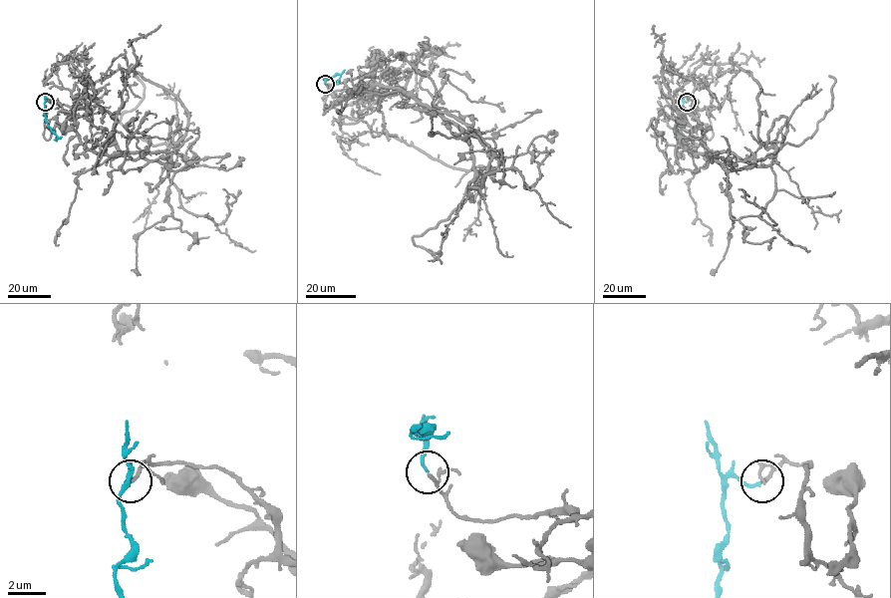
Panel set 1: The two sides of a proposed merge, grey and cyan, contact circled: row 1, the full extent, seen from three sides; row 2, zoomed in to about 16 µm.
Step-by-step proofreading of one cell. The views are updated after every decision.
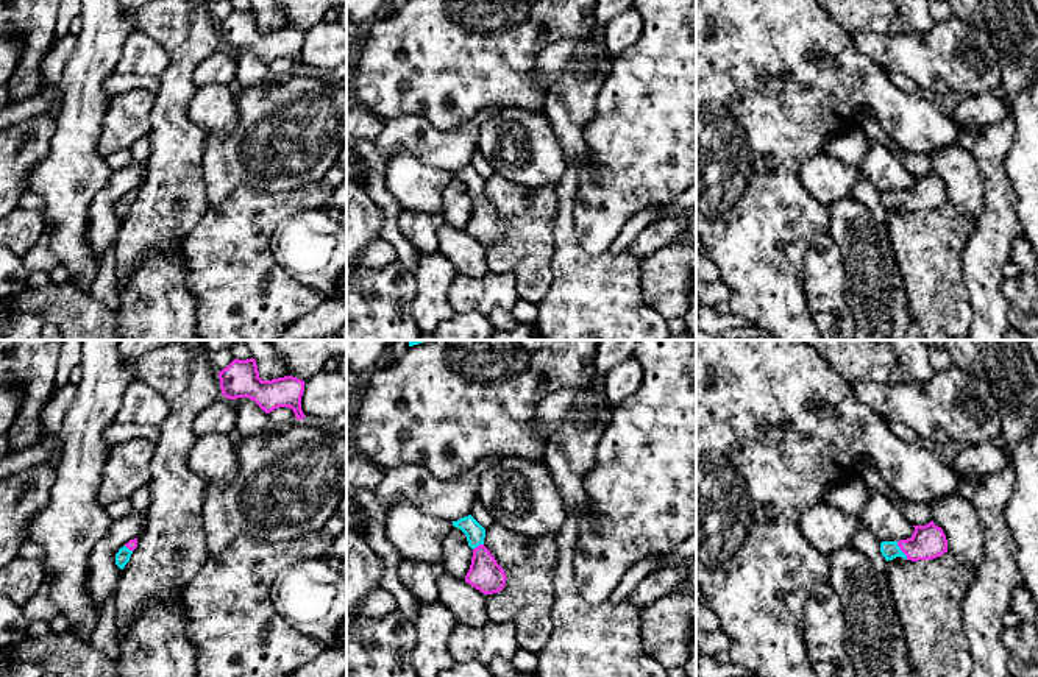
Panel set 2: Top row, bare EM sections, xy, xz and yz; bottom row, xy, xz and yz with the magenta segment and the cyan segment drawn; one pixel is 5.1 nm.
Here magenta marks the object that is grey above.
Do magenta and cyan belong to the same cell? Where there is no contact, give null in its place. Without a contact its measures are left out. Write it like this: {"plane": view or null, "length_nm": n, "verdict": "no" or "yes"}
{"plane": "yz", "length_nm": 110, "verdict": "yes"}

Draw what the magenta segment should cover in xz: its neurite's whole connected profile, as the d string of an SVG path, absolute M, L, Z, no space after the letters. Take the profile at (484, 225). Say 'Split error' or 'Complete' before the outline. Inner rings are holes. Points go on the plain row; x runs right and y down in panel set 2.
Split error. M471 165L453 172L453 176L465 184L468 197L473 200L465 232L484 245L501 242L507 228L490 201L484 197L485 179Z

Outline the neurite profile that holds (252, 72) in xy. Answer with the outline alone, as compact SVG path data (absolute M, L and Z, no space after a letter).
M237 48L231 50L237 62L236 78L242 87L264 87L268 86L273 78L265 64L253 50Z

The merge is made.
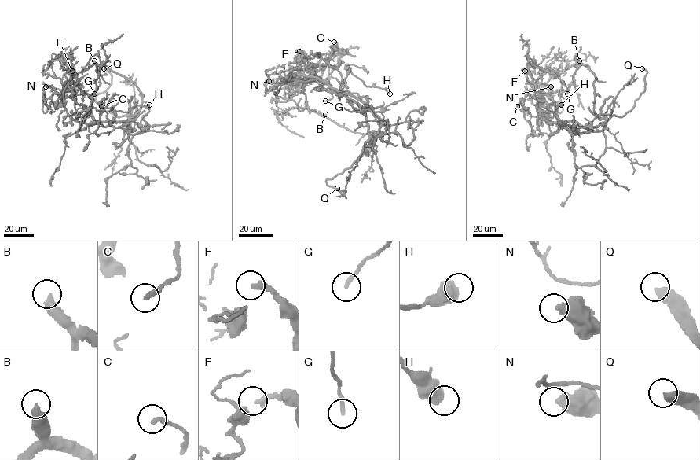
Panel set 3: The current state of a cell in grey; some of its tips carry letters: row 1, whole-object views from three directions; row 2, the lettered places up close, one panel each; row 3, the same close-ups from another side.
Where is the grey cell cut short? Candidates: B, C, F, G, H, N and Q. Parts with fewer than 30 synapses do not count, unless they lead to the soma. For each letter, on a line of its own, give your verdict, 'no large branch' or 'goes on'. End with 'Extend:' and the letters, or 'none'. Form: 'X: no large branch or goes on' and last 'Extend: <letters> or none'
B: goes on
C: no large branch
F: no large branch
G: no large branch
H: no large branch
N: no large branch
Q: goes on
Extend: B, Q

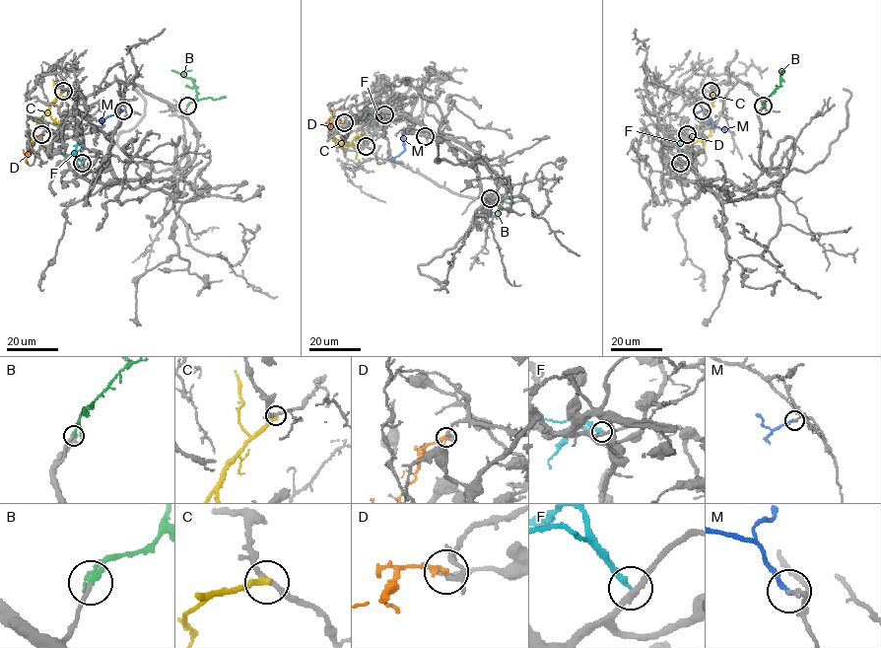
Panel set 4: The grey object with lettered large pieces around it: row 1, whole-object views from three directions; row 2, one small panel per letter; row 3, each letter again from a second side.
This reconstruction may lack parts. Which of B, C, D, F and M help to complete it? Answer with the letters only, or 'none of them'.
B, D

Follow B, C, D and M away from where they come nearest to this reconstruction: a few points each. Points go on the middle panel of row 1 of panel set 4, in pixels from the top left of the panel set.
B: (490, 198), (498, 200), (500, 214), (474, 218)
C: (366, 146), (335, 144), (331, 130), (334, 112)
D: (344, 122), (328, 126), (327, 121)
M: (425, 136), (419, 130), (405, 130), (404, 150), (391, 160)

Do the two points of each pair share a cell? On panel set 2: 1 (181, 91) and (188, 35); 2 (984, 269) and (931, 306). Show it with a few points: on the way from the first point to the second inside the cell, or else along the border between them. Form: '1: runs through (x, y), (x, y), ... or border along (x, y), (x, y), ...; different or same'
1: runs through (181, 77), (186, 49); same
2: border along (963, 247), (963, 284), (973, 319); different

